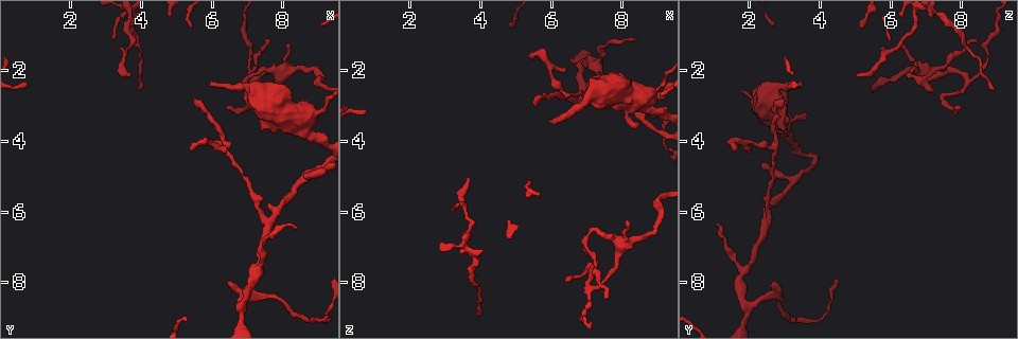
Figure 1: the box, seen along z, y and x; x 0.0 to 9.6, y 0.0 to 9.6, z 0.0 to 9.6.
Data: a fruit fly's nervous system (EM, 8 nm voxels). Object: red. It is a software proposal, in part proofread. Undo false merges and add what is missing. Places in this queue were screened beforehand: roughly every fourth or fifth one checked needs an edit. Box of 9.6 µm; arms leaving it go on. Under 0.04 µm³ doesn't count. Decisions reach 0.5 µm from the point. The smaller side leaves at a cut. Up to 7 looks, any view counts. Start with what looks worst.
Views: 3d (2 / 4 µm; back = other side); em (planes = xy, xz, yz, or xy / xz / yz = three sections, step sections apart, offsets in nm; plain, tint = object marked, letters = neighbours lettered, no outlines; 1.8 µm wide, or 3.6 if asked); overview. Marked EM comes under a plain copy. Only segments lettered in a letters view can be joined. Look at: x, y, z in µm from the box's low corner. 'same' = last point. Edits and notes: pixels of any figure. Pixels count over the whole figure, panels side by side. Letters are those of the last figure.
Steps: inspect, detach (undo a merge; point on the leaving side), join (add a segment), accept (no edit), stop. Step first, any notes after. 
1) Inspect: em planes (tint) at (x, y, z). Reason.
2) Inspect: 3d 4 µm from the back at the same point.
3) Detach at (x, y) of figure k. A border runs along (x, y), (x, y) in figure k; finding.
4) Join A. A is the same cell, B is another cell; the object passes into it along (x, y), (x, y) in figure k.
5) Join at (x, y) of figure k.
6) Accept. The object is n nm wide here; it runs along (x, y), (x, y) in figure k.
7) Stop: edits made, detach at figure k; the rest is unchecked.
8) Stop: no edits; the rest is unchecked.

Inspect: 3d 4 µm from the back at (9.10, 2.35, 5.60). Sharp bend.

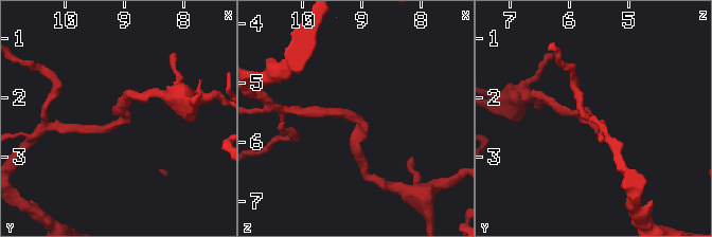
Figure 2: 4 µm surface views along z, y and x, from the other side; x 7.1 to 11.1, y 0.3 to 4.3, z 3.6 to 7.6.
Inspect: em planes (tint) at (9.00, 2.40, 5.65).

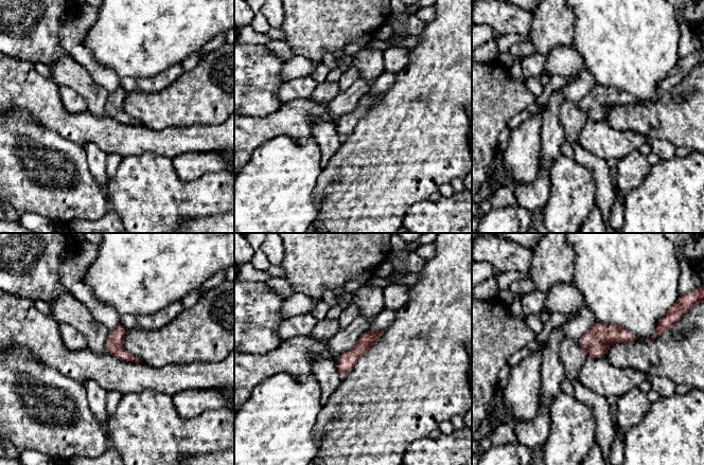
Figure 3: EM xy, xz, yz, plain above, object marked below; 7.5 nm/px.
Inspect: em planes (letters) at the same point. See the neighbours.

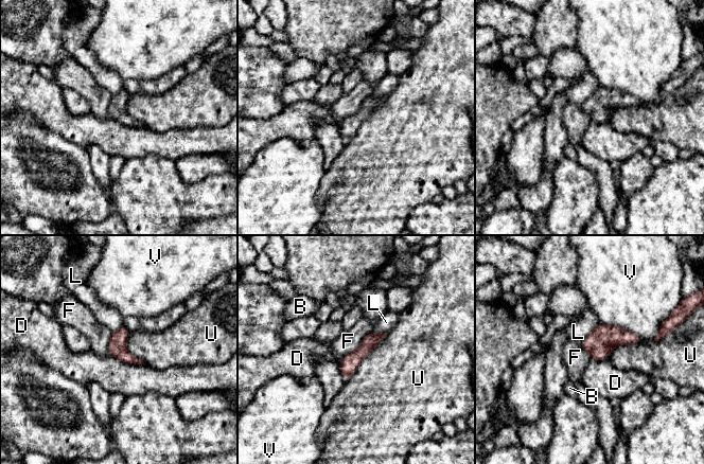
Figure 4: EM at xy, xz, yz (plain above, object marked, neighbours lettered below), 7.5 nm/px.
Accept. B, D, F, L, U and V are other cells; it runs along (381, 336), (349, 364), (347, 375) in figure 4; one neuron here.

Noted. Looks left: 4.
Inspect: 3d 2 µm at (6.40, 3.10, 8.00).

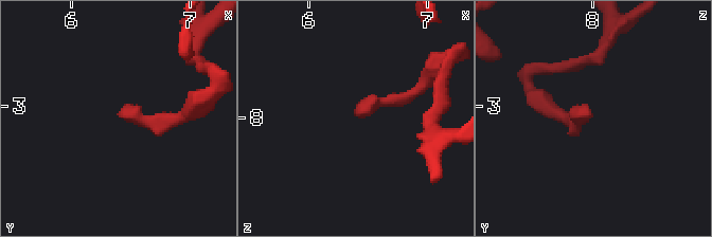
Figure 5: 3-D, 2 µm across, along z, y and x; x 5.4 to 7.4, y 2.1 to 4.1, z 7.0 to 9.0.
Inspect: em planes (letters) at (6.42, 3.10, 7.94). Need the tissue.

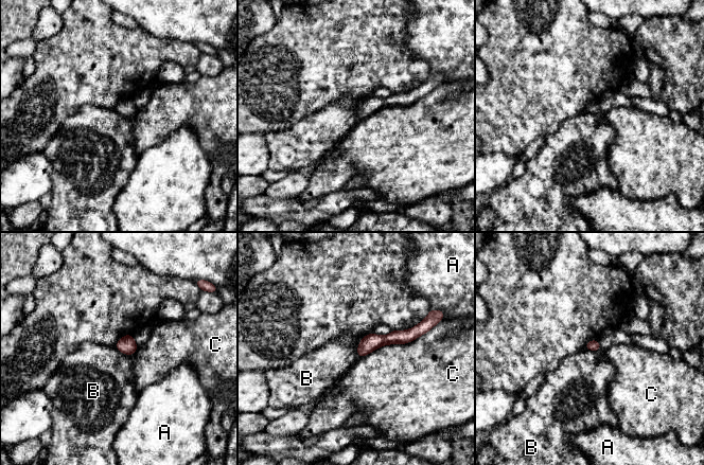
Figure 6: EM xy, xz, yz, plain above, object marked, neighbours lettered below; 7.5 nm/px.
Accept. A, B and C are other cells; it runs along (416, 328), (359, 353) in figure 6; no lettered segment goes on from it.

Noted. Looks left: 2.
Inspect: em planes (letters) at (5.50, 2.75, 2.90). Branch stops here.

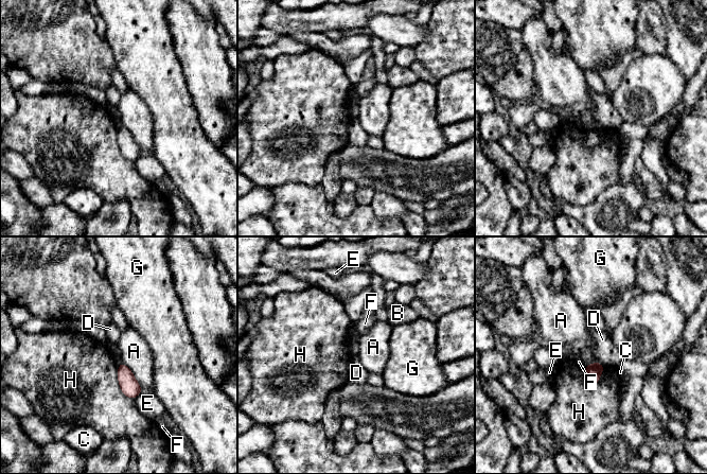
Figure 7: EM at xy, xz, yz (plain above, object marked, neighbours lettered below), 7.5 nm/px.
Accept. The object is 120 nm wide here; the longest contact is with A, 280 nm; A, B, C, D, E, F, G and H are other cells; no lettered segment goes on from it.

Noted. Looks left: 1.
Stop: no edits; the rest is unchecked.

